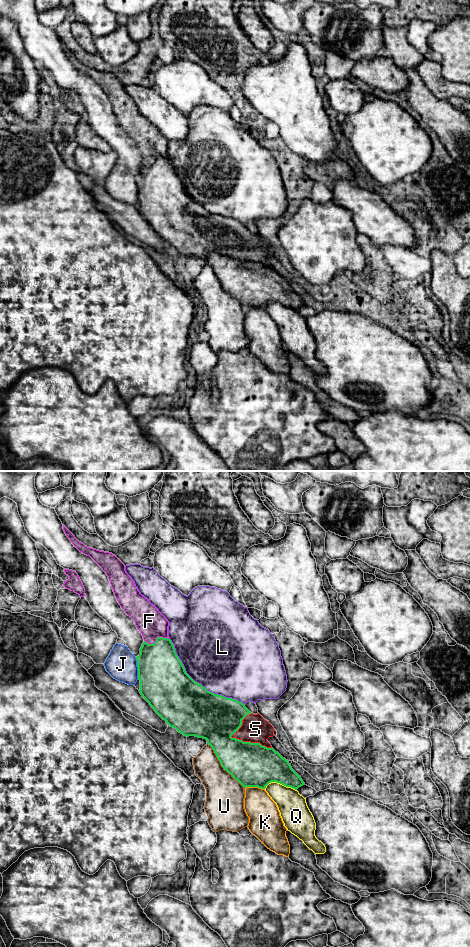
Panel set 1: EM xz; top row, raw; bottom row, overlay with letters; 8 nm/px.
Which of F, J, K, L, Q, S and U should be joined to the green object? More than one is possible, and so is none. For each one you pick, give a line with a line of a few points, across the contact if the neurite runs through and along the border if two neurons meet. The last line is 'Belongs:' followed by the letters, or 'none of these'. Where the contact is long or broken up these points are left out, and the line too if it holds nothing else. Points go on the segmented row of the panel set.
Belongs: S

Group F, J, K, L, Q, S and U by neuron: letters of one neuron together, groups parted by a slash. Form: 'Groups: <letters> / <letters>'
Groups: F / J / K / L / Q / S / U

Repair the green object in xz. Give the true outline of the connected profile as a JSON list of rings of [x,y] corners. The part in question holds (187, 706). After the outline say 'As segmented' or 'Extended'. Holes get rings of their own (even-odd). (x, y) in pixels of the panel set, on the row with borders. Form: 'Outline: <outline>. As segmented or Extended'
Outline: [[[157,637],[153,644],[144,641],[136,660],[138,679],[140,680],[139,692],[142,697],[170,727],[175,728],[179,733],[186,737],[195,736],[206,739],[224,770],[231,774],[244,788],[265,789],[271,782],[277,782],[295,790],[305,785],[301,777],[292,769],[288,760],[276,752],[267,741],[269,737],[275,736],[275,729],[269,721],[265,720],[259,713],[251,713],[242,702],[214,694],[195,682],[186,673],[170,639]]]. Extended

